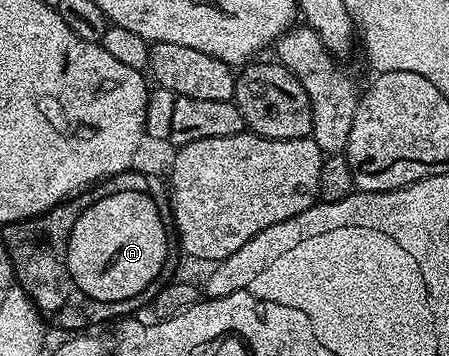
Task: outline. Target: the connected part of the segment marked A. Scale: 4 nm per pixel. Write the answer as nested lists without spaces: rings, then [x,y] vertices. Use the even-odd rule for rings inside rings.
[[[122,190],[118,196],[110,197],[107,202],[96,204],[86,213],[71,234],[69,248],[69,264],[71,275],[77,276],[80,289],[93,292],[100,300],[118,299],[125,295],[138,292],[144,284],[153,284],[164,266],[167,256],[167,234],[164,233],[159,210],[148,191],[129,192]]]

